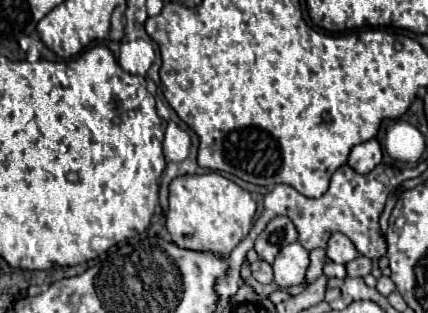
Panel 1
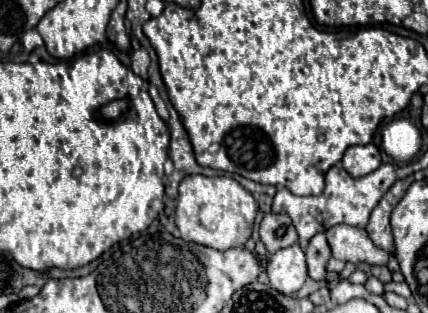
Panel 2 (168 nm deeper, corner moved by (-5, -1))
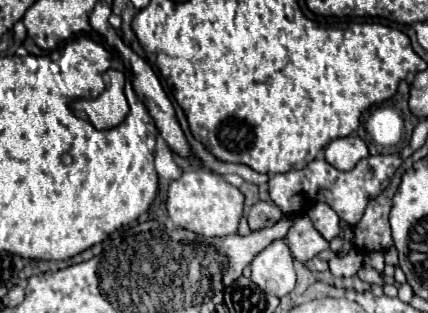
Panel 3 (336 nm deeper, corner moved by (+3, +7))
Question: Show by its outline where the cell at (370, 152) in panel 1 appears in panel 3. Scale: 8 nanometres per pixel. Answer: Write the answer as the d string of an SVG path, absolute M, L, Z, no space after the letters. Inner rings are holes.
M358 134L336 138L324 148L324 160L338 170L352 170L366 156L368 148Z

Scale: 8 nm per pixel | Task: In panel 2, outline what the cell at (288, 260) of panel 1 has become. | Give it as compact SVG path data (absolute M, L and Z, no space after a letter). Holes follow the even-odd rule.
M298 244L282 248L272 256L272 262L268 262L266 272L270 278L270 286L274 290L282 294L298 292L304 280L308 278L304 250Z

